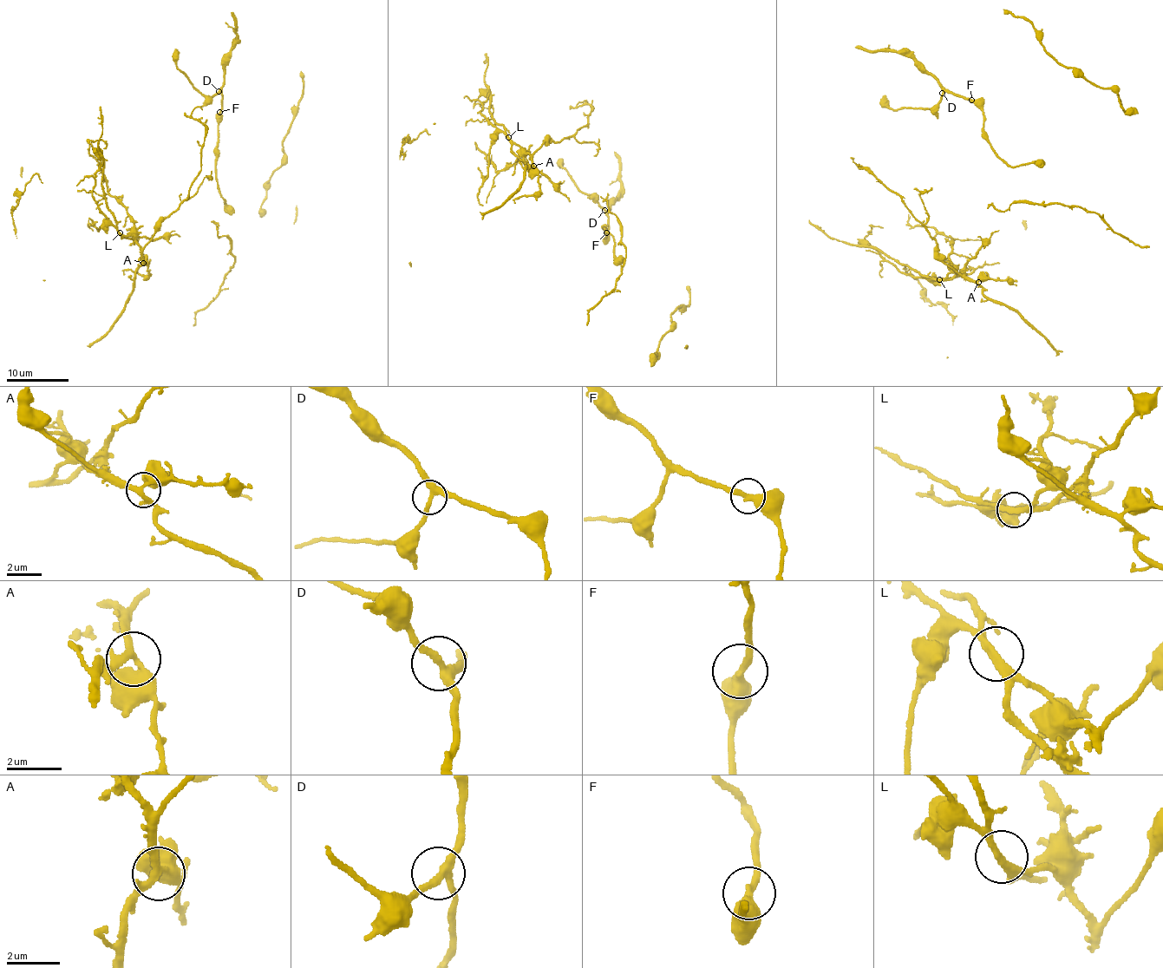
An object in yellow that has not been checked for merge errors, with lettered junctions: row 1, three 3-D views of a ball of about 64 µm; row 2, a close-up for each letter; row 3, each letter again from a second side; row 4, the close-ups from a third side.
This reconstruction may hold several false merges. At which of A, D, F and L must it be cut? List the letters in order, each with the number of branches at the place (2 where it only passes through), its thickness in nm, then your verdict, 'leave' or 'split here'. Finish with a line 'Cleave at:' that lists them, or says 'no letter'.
A: 3 branches meet; 320 nm thick; leave
D: 3 branches meet; 280 nm thick; leave
F: 2 branches meet; 360 nm thick; leave
L: 2 branches meet; 300 nm thick; split here
Cleave at: L

